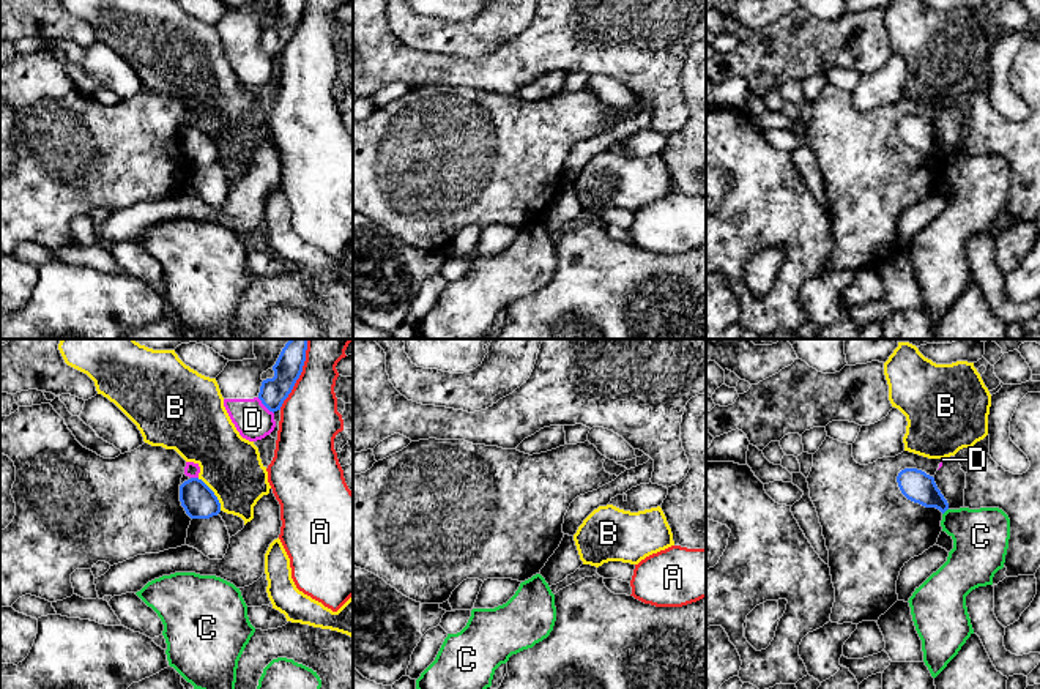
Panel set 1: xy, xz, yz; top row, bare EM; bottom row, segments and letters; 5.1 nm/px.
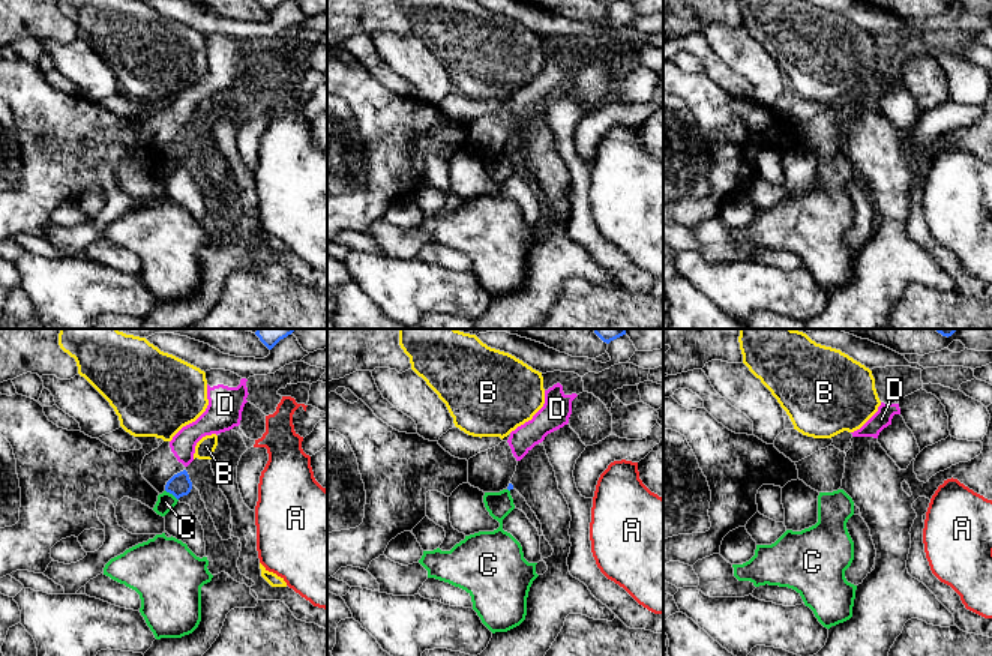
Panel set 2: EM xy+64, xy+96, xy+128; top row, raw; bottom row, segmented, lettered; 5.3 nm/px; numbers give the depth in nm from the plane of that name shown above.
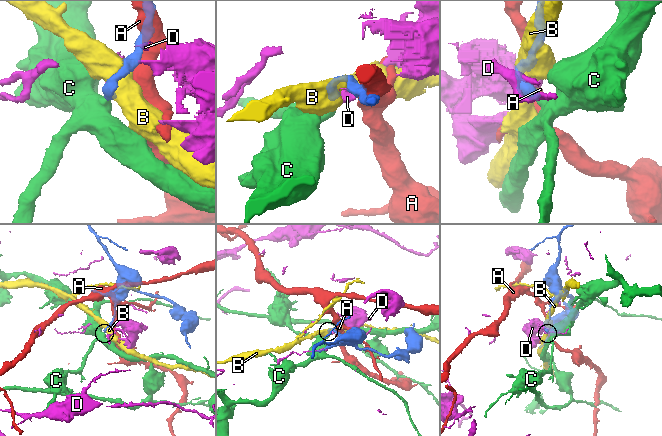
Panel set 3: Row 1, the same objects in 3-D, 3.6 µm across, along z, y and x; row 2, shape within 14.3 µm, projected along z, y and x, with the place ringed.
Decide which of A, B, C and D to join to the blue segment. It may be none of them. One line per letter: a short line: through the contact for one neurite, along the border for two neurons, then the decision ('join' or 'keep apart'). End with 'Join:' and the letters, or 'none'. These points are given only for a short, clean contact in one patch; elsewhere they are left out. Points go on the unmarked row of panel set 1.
A: keep apart
B: keep apart
C: line yz (947, 155), (943, 161); keep apart
D: line xy (257, 44), (273, 60); keep apart
Join: none

